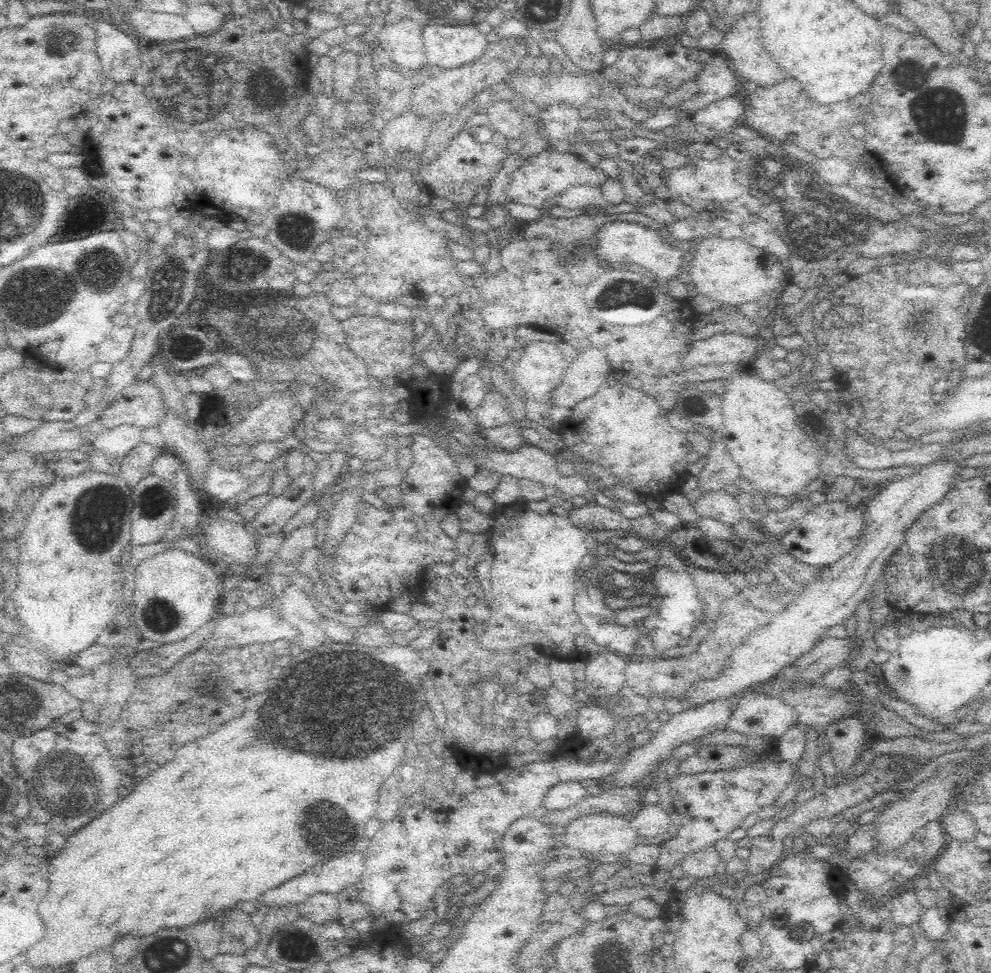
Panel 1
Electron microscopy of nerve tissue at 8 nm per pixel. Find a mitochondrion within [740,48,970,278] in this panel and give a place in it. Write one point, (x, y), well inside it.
(936, 118)

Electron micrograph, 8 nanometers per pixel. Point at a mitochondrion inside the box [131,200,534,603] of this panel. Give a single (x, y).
(251, 327)

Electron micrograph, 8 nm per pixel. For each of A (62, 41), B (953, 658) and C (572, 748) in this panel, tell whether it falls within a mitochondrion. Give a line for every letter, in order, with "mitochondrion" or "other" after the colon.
A: mitochondrion
B: other
C: other

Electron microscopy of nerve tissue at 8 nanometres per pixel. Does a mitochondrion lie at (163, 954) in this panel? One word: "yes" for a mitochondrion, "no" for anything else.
yes

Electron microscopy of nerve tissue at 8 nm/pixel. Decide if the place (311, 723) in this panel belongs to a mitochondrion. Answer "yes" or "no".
yes

